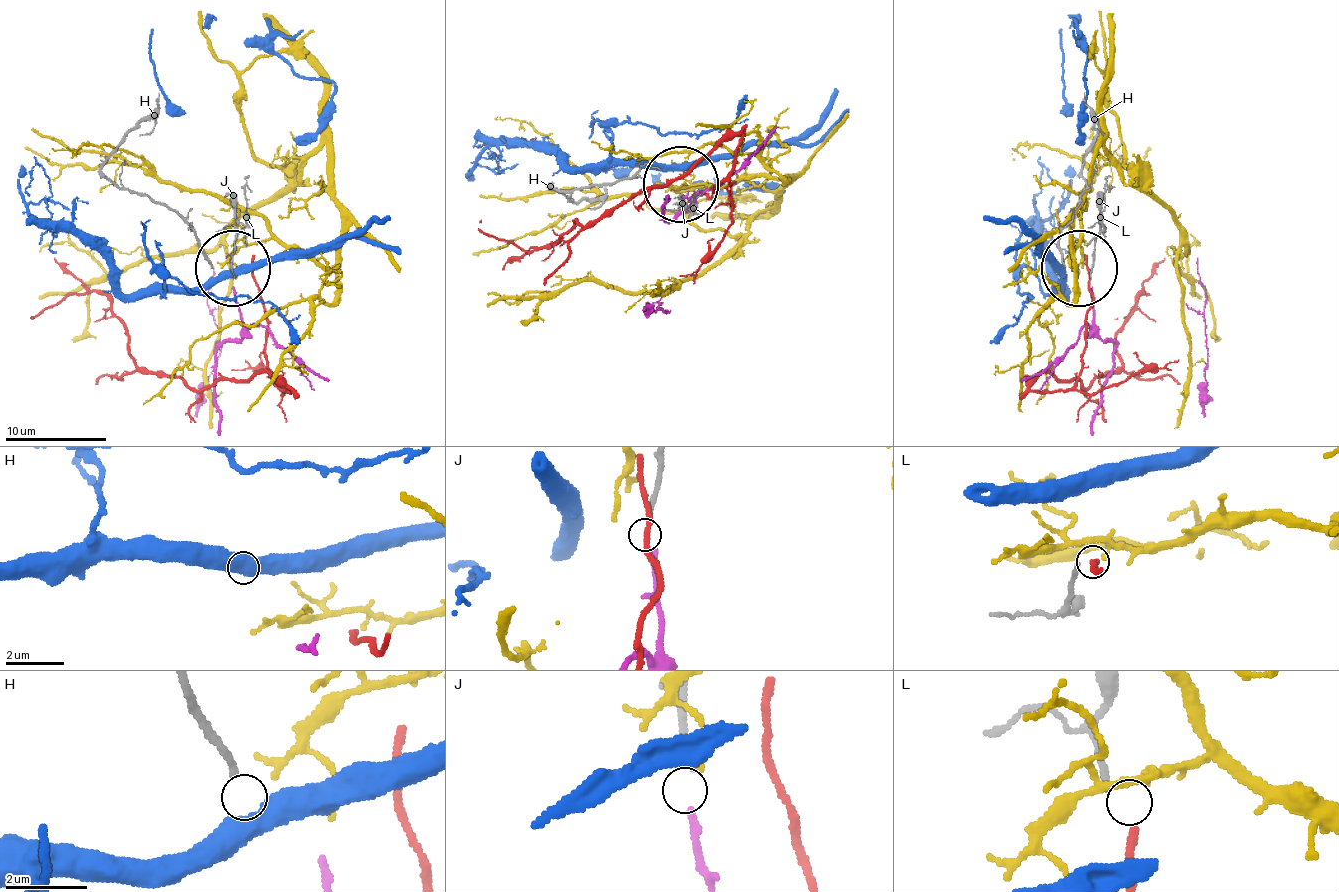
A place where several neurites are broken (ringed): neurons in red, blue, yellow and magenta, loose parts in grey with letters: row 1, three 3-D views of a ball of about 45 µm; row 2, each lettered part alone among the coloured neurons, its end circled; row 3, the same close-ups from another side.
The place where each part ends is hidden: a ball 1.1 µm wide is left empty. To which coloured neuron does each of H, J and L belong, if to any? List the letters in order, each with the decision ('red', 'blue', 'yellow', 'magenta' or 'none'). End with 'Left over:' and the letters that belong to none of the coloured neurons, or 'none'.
H: blue
J: magenta
L: red
Left over: none

